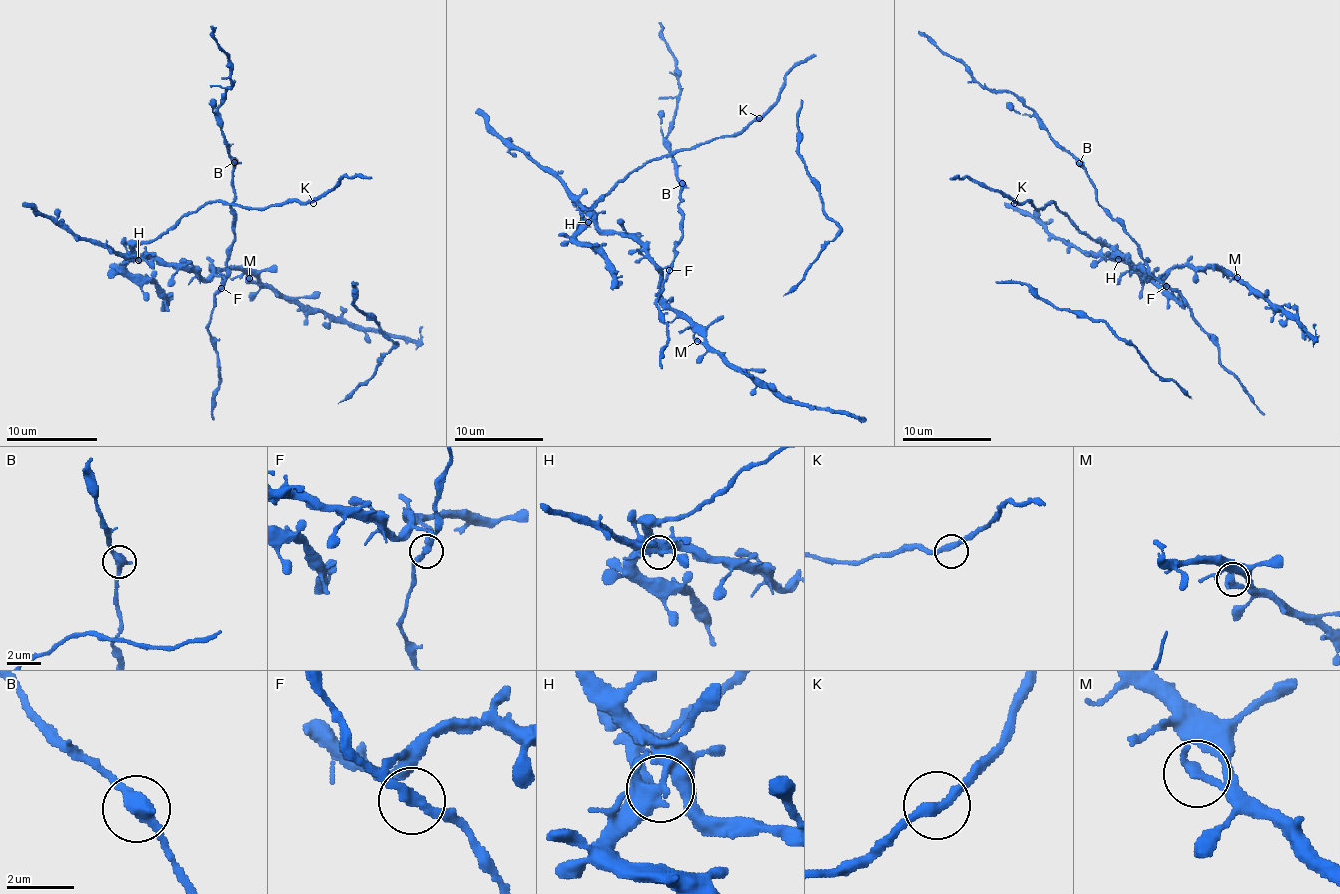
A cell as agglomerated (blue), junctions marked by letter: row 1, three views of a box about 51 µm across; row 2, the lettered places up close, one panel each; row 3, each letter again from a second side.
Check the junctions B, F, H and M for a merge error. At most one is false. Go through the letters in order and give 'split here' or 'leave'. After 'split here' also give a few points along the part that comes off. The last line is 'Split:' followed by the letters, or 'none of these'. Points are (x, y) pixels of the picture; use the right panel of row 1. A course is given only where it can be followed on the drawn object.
B: leave
F: leave
H: split here; foreign part runs (1119, 259), (1107, 245), (1090, 239), (1054, 203), (1045, 207), (1014, 203), (996, 190), (967, 178), (951, 178)
M: leave
Split: H

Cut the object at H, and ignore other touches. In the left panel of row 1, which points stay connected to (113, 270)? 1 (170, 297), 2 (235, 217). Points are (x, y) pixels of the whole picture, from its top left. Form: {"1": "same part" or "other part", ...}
{"1": "same part", "2": "other part"}

